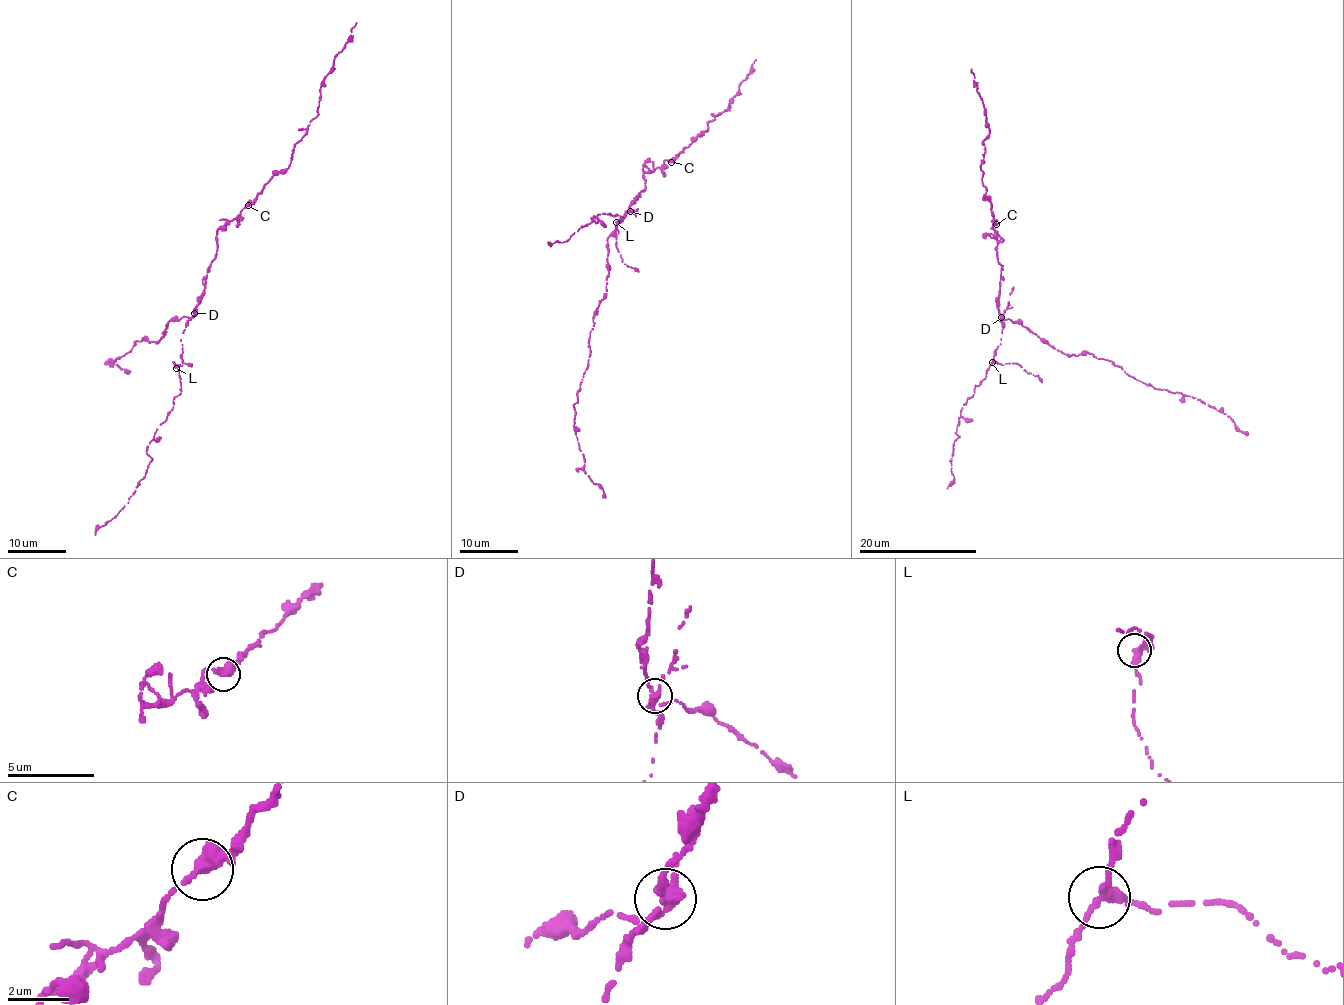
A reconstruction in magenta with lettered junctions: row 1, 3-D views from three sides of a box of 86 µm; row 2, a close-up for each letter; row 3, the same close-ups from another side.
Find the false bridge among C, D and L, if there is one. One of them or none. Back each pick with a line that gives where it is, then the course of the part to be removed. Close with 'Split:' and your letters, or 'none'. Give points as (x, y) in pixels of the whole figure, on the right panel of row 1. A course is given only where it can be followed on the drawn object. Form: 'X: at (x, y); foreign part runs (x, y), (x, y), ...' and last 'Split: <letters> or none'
D: at (1001, 317); foreign part runs (1001, 317), (1022, 324), (1067, 355), (1089, 353), (1110, 360), (1144, 383), (1213, 406), (1248, 435)
Split: D

